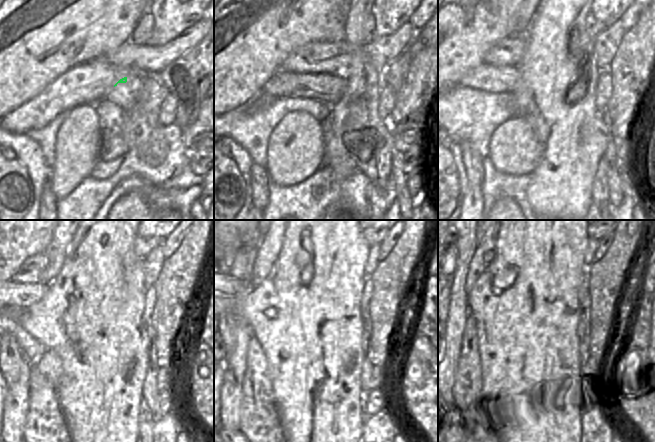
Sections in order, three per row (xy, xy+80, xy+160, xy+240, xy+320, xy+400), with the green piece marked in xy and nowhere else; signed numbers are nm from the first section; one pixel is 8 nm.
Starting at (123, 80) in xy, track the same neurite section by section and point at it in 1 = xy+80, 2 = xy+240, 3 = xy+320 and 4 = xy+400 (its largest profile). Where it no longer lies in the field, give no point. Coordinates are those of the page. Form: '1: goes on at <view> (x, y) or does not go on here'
1: goes on at xy+80 (321, 86)
2: goes on at xy+240 (10, 293)
3: goes on at xy+320 (234, 287)
4: does not go on here

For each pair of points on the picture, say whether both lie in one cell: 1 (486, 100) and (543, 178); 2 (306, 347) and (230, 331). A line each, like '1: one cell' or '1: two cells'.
1: two cells
2: two cells

